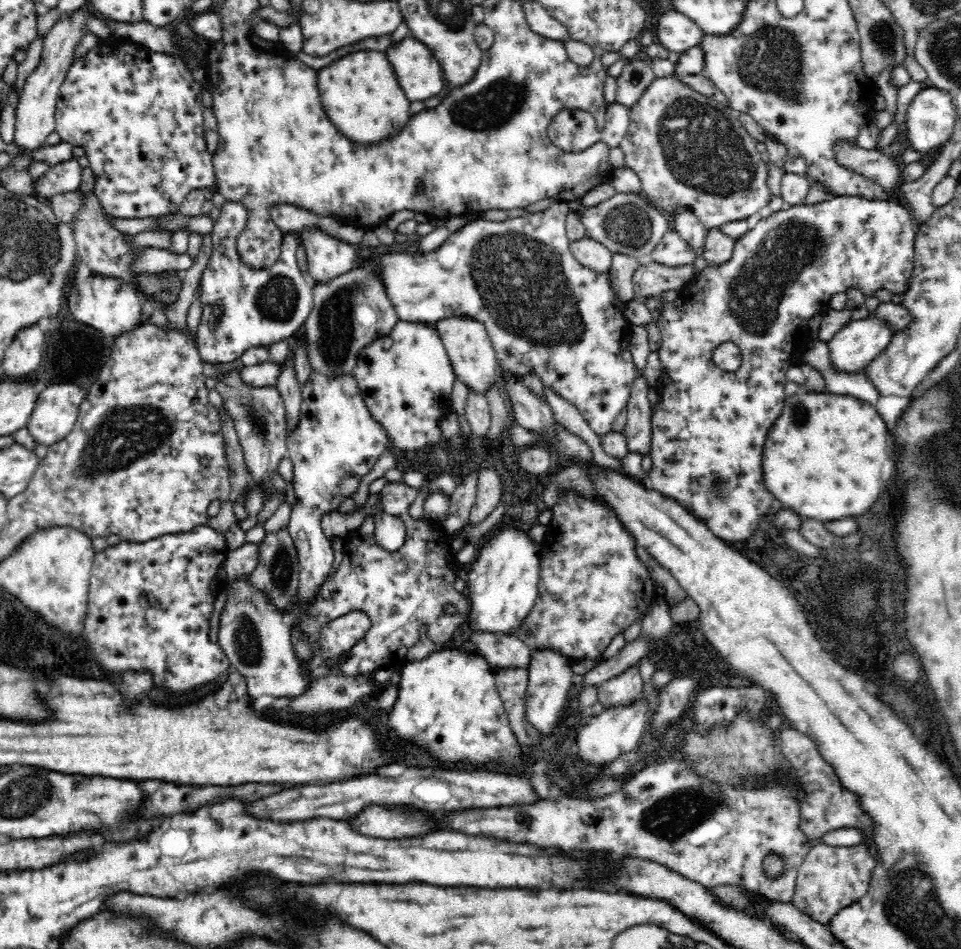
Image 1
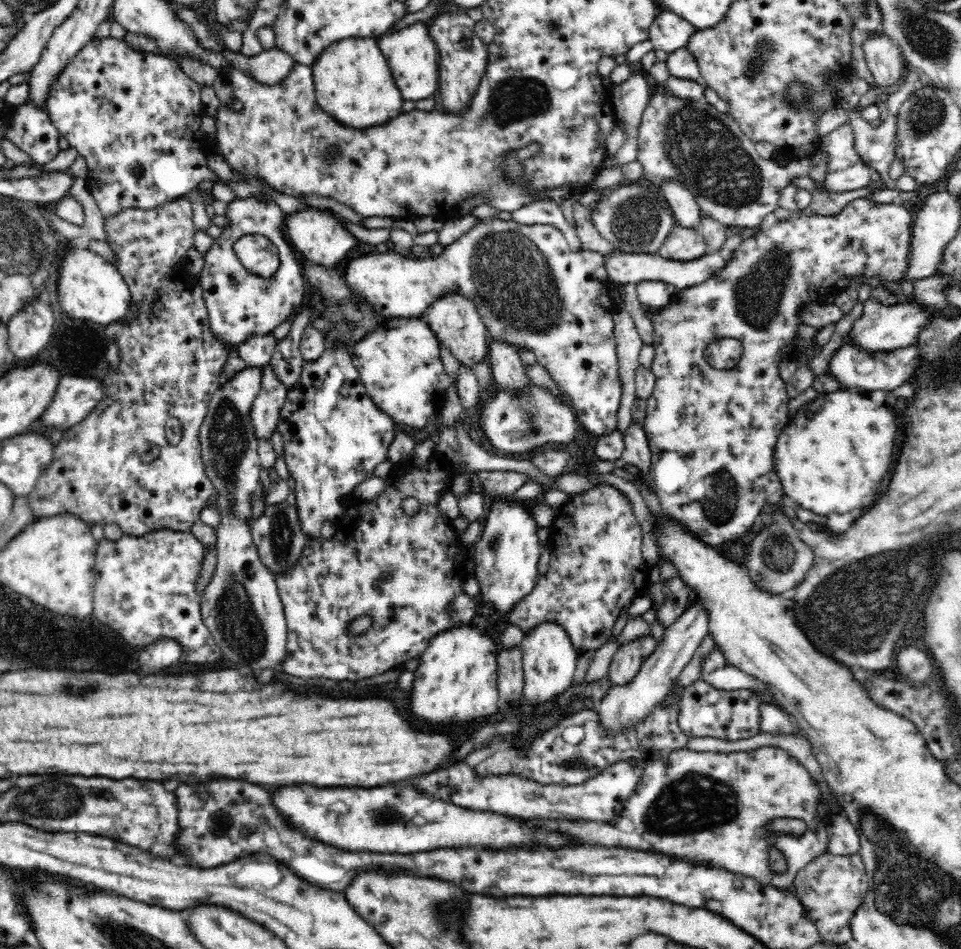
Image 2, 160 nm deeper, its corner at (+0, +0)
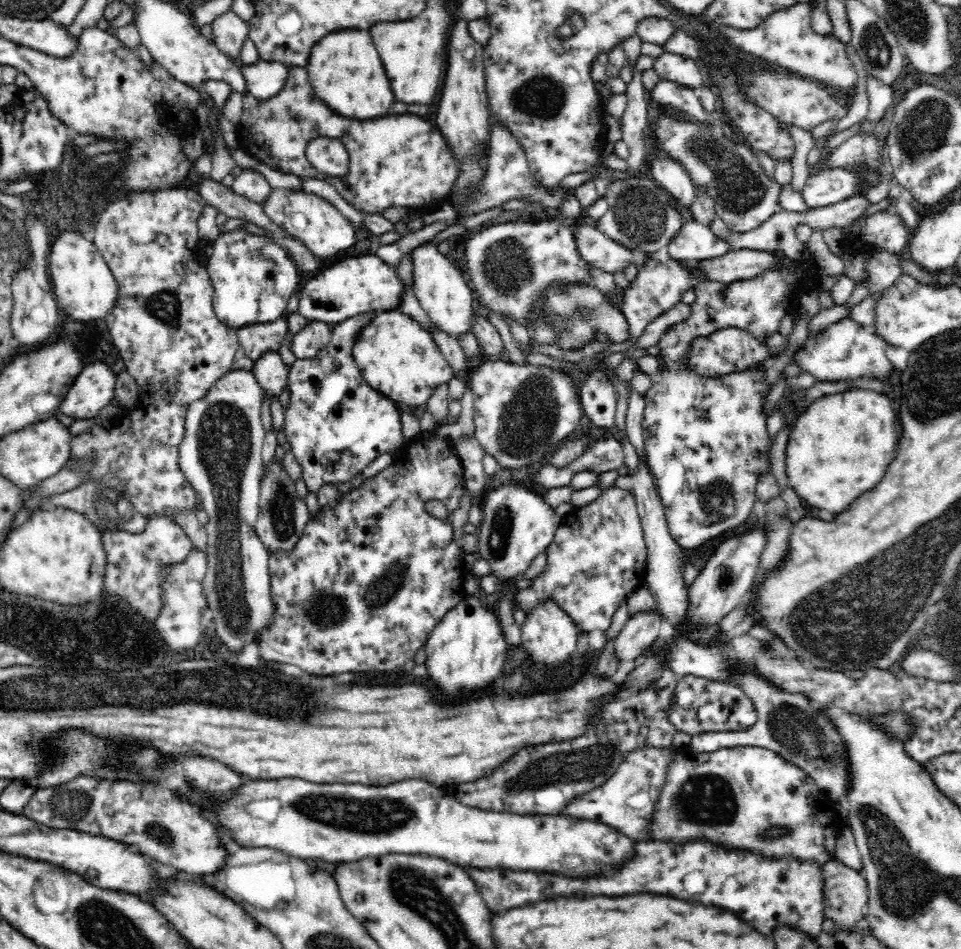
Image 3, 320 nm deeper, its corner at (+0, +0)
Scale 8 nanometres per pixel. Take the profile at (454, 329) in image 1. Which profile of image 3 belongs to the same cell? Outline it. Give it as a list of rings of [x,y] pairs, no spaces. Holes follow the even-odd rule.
[[[428,242],[410,252],[412,256],[413,293],[428,314],[432,324],[439,330],[456,338],[471,330],[473,318],[474,292],[468,286],[462,272],[454,266],[448,257],[438,250],[438,243]]]

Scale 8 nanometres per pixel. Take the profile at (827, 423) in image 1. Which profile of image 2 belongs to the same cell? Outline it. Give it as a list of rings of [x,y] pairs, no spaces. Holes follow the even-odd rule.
[[[847,390],[822,392],[802,407],[782,429],[775,448],[775,469],[786,496],[798,502],[802,508],[826,517],[832,512],[846,514],[854,508],[862,508],[866,496],[884,478],[894,456],[894,438],[898,432],[896,416],[888,406],[878,406],[866,394]]]

